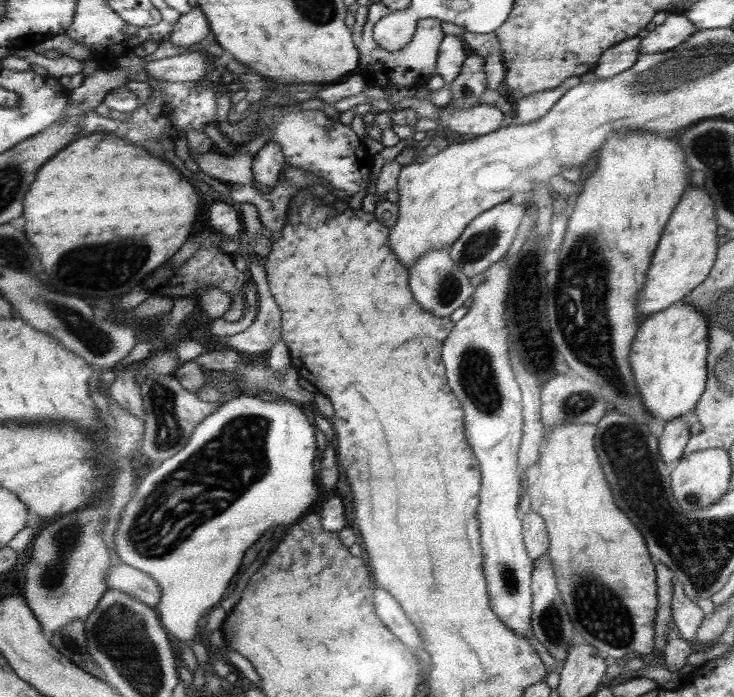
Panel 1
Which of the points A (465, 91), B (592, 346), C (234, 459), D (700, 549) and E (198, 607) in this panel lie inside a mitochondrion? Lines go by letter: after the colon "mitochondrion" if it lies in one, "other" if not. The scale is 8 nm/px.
A: mitochondrion
B: mitochondrion
C: mitochondrion
D: mitochondrion
E: other

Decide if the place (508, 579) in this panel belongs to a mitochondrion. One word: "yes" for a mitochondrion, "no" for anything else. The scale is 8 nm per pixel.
yes

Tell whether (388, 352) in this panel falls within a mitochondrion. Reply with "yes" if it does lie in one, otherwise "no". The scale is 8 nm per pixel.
no

